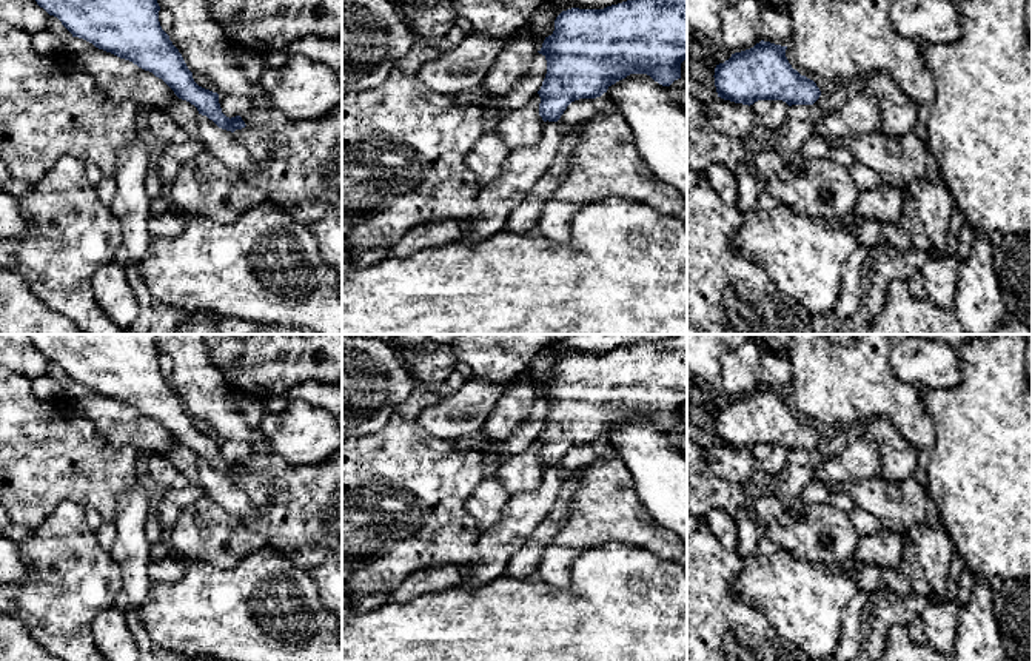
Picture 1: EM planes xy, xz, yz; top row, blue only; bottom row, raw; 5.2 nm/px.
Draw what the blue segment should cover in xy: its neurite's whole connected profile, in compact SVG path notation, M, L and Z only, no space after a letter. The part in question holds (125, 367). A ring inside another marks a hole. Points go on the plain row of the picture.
M28 334L72 382L129 405L162 424L219 473L245 473L240 461L226 462L219 439L199 431L182 399L162 374L156 334Z

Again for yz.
M761 385L716 410L713 422L718 442L749 451L758 445L813 450L821 436L813 425L792 413L786 394Z

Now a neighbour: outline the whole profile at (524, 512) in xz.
M544 467L536 492L510 496L501 519L476 541L479 561L468 567L461 587L484 586L502 576L510 558L533 535L555 504L565 478L558 467Z

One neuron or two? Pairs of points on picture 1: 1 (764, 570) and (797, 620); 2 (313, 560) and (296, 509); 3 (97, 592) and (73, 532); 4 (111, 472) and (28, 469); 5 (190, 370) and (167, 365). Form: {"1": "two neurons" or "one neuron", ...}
{"1": "one neuron", "2": "one neuron", "3": "one neuron", "4": "one neuron", "5": "two neurons"}

